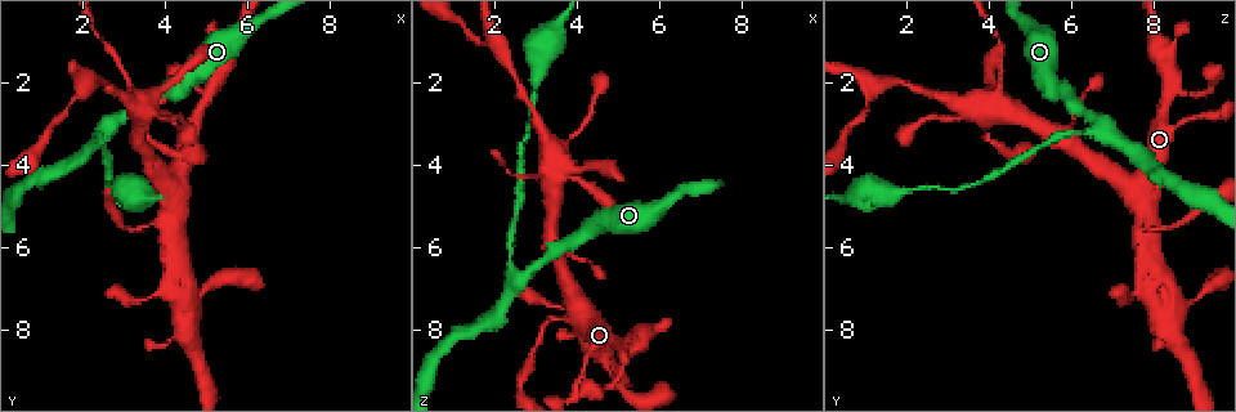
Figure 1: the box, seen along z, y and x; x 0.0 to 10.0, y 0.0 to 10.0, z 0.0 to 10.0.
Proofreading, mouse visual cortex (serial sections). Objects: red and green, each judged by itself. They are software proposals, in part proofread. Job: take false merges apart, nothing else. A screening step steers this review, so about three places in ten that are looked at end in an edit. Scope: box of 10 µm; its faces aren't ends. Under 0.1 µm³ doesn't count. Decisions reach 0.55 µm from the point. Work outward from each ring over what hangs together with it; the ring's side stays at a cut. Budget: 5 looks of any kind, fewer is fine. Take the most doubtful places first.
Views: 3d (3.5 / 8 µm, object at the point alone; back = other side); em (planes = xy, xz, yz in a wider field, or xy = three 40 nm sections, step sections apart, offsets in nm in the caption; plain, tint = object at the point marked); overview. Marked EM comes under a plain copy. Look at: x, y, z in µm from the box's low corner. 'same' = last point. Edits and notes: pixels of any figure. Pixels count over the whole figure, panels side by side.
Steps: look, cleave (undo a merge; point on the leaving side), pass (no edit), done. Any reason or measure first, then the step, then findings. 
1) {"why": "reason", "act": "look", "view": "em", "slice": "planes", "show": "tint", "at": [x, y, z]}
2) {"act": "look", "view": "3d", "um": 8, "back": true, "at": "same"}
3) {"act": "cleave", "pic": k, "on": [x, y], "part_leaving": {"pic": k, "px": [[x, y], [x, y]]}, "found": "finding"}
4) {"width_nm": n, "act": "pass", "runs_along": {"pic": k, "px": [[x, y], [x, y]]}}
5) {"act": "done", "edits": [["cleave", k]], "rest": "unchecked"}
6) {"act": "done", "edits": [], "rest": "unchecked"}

{"why": "thick turns thin", "act": "look", "view": "em", "slice": "xy", "step": 1, "show": "tint", "at": [3.60, 2.55, 3.85]}

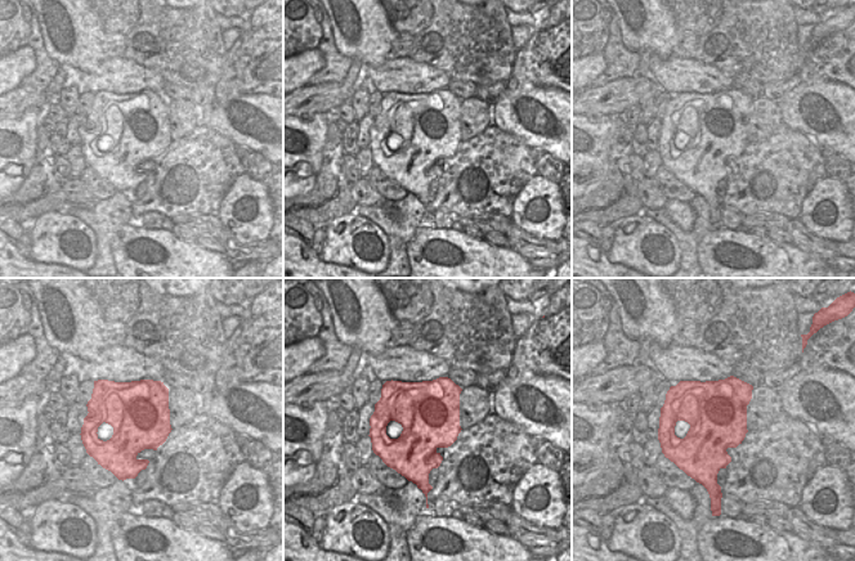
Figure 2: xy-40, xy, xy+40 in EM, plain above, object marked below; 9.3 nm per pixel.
{"act": "look", "view": "3d", "um": 3.5, "at": "same"}

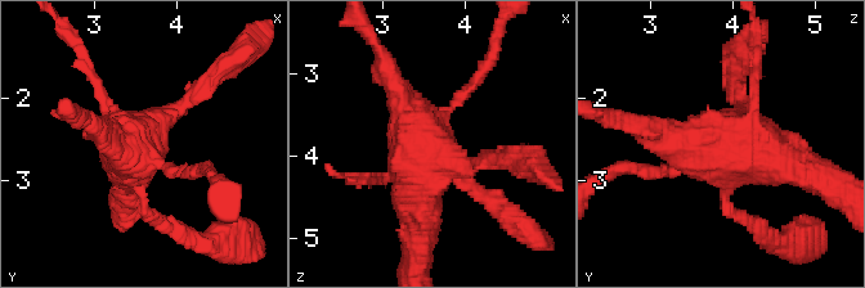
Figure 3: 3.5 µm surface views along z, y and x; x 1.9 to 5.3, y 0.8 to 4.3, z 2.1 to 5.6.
{"width_nm": 600, "act": "pass", "runs_along": {"pic": 3, "px": [[816, 176], [668, 138]]}, "found": "one cell here"}

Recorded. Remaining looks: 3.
{"why": "branch point", "act": "look", "view": "3d", "um": 3.5, "at": [2.60, 3.05, 6.75]}

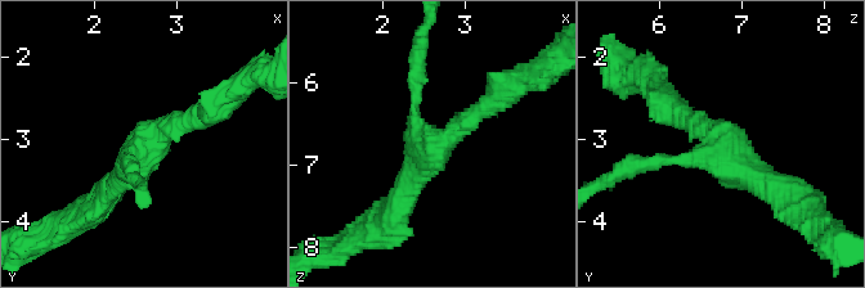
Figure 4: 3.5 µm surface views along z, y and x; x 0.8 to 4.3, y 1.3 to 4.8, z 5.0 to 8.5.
{"arms": 3, "arm_widths_nm": [150, 250, 300], "why": "now the EM", "act": "look", "view": "em", "slice": "xy", "step": 1, "show": "tint", "at": [2.60, 3.05, 6.70]}

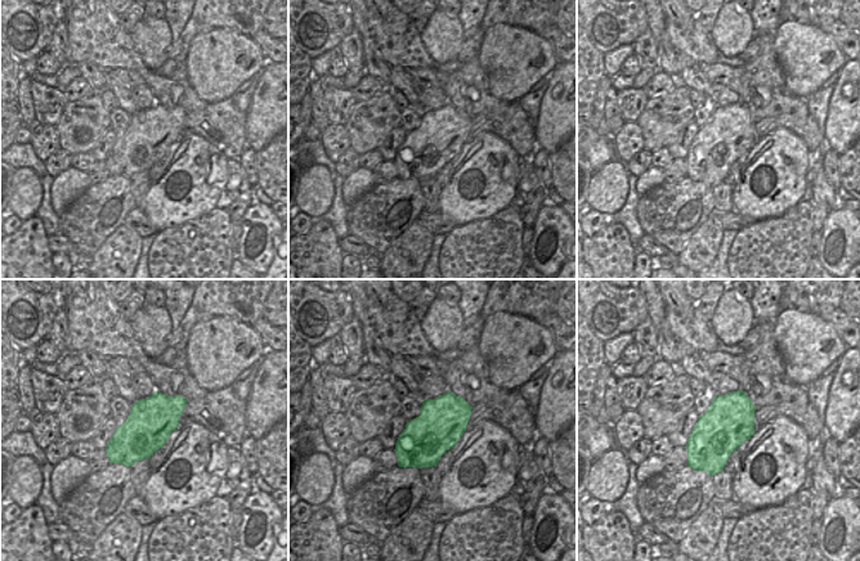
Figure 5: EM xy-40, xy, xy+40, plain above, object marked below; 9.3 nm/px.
{"act": "pass", "runs_along": {"pic": 4, "px": [[205, 112], [173, 124], [129, 163]]}, "found": "all the same cell"}

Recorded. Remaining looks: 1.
{"act": "done", "edits": [], "rest": "unchecked"}

